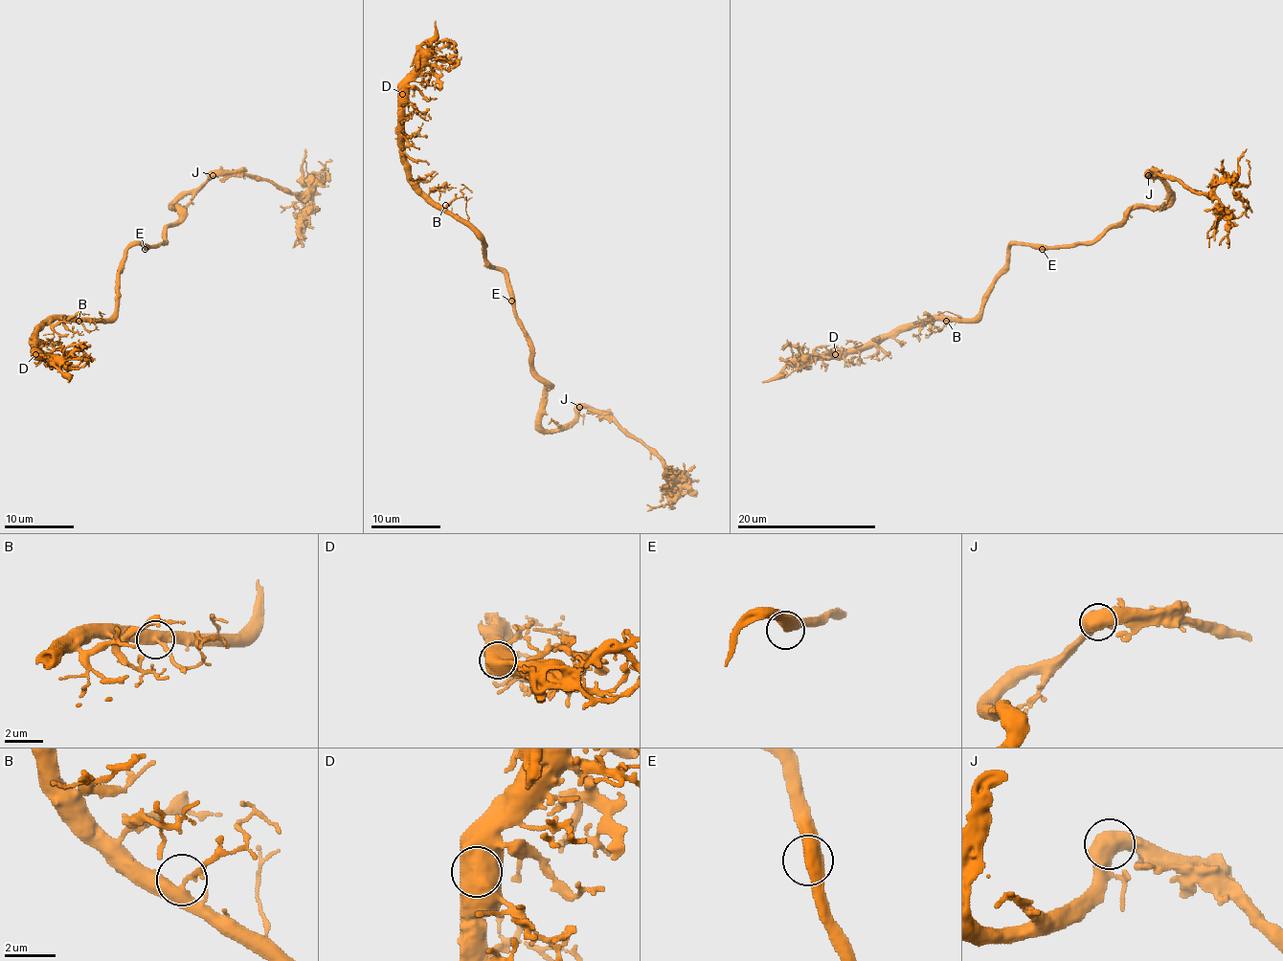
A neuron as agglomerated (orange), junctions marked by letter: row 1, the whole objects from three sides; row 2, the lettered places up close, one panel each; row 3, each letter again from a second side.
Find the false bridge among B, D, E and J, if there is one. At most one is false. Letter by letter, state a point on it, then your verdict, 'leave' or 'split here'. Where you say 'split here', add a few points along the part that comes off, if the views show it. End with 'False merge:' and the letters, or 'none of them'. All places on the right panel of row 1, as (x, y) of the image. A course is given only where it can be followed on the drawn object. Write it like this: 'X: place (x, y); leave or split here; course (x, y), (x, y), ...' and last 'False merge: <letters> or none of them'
B: place (946, 321); leave
D: place (835, 354); leave
E: place (1042, 249); leave
J: place (1148, 175); leave
False merge: none of them

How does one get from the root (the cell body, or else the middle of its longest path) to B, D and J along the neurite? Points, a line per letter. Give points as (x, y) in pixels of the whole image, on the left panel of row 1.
B: (147, 246), (134, 244), (127, 251), (123, 270), (119, 275), (119, 308), (108, 319), (78, 321)
D: (147, 246), (134, 244), (127, 251), (119, 275), (119, 308), (108, 319), (51, 319), (36, 332), (34, 353)
J: (147, 246), (164, 240), (164, 232), (179, 218), (174, 206), (213, 174)

